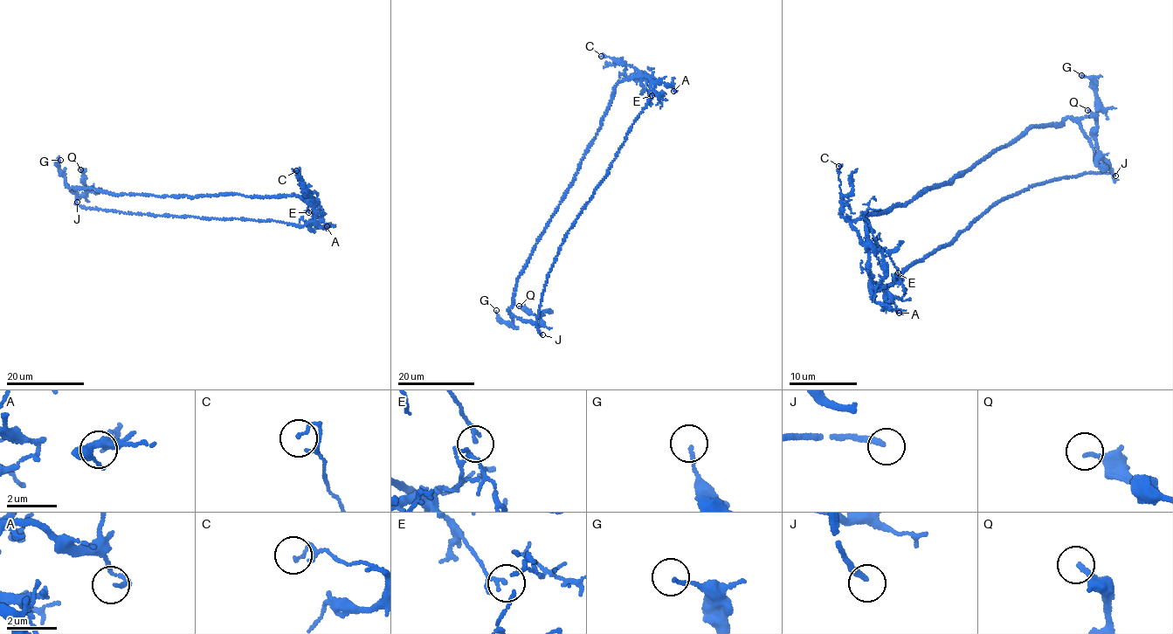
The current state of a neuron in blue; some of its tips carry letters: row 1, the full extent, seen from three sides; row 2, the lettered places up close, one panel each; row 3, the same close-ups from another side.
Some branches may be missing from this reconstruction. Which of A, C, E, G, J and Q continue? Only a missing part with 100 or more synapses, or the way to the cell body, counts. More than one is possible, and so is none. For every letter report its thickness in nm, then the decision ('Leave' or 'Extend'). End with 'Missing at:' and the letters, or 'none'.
A: Thickness 130 nm. Leave
C: Thickness 120 nm. Leave
E: Thickness 80 nm. Leave
G: Thickness 110 nm. Leave
J: Thickness 200 nm. Extend
Q: Thickness 180 nm. Leave
Missing at: J

